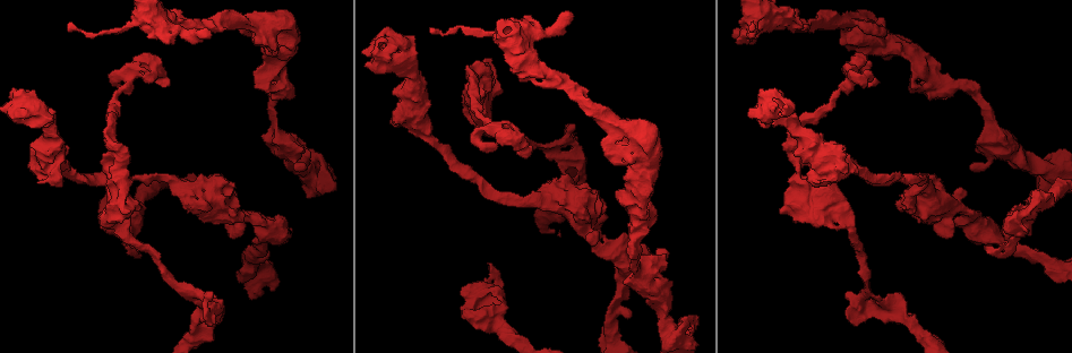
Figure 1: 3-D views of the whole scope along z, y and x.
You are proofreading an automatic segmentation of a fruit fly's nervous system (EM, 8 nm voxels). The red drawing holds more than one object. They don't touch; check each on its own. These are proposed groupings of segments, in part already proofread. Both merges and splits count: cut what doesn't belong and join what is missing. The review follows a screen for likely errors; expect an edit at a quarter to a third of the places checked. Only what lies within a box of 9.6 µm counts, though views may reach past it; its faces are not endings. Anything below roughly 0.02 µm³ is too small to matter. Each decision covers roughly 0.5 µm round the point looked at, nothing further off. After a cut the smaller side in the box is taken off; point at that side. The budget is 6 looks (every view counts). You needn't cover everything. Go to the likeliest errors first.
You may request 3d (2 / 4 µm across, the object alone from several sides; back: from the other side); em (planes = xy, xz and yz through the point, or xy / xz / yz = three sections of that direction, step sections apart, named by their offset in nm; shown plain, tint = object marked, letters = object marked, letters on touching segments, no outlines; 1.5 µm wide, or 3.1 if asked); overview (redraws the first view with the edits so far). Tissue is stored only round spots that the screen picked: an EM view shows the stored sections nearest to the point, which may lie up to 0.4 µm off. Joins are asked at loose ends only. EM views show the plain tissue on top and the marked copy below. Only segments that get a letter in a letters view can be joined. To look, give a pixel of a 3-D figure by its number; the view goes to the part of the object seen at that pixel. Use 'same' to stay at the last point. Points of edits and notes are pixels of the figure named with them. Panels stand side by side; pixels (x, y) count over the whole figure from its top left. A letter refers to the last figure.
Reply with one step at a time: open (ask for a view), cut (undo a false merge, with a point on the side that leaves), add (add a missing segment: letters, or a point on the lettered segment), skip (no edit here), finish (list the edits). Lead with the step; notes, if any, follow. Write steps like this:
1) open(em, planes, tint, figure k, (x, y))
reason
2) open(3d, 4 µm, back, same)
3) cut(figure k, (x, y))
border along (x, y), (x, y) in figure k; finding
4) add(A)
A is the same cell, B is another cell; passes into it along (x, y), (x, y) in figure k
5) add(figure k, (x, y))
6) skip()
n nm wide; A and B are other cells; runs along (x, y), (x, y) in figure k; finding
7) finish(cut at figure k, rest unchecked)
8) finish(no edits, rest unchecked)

open(3d, 2 µm, figure 1, (594, 245))
an open end

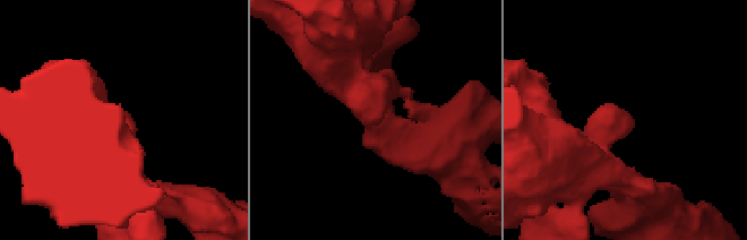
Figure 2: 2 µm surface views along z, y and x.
open(em, xy, step 4, letters, figure 2, (631, 118))

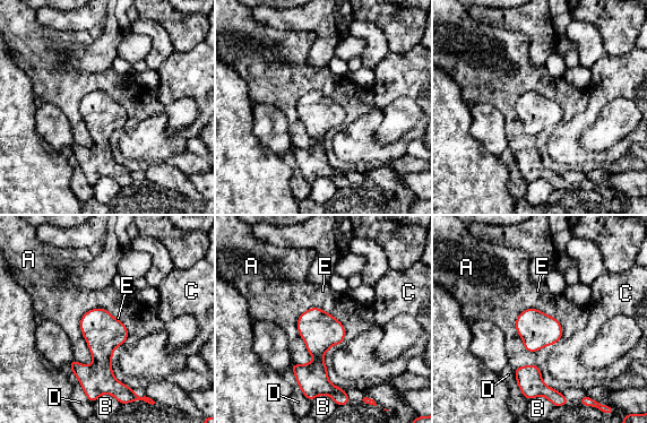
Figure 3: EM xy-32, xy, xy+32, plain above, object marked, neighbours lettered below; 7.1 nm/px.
open(em, planes, letters, same)

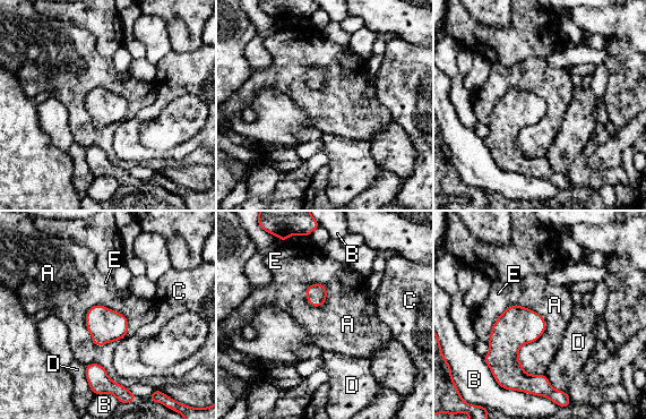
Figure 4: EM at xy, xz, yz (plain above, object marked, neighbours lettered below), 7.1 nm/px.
skip()
A, B, C, D and E are other cells; border along (85, 314), (119, 311), (128, 333) in figure 4; none of them fits

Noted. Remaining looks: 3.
open(em, yz, step 4, letters, figure 1, (127, 80))
abrupt turn

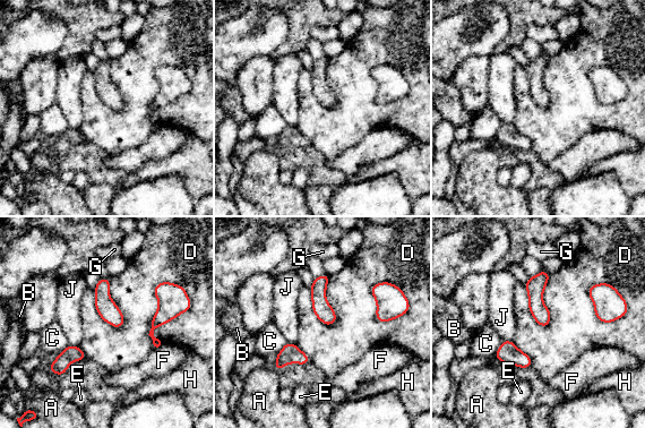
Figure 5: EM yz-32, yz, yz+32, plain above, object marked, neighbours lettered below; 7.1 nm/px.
skip()
90 nm wide; A, B, C, D, E, F, G, H and J are other cells; border along (550, 275), (543, 327) in figure 5; one neuron here

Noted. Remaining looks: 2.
finish(no edits, rest unchecked)

